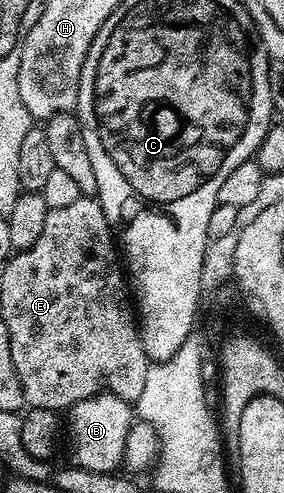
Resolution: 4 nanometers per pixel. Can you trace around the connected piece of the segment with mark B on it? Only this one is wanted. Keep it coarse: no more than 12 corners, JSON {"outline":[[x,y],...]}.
{"outline":[[99,393],[68,410],[72,466],[111,473],[134,422]]}

